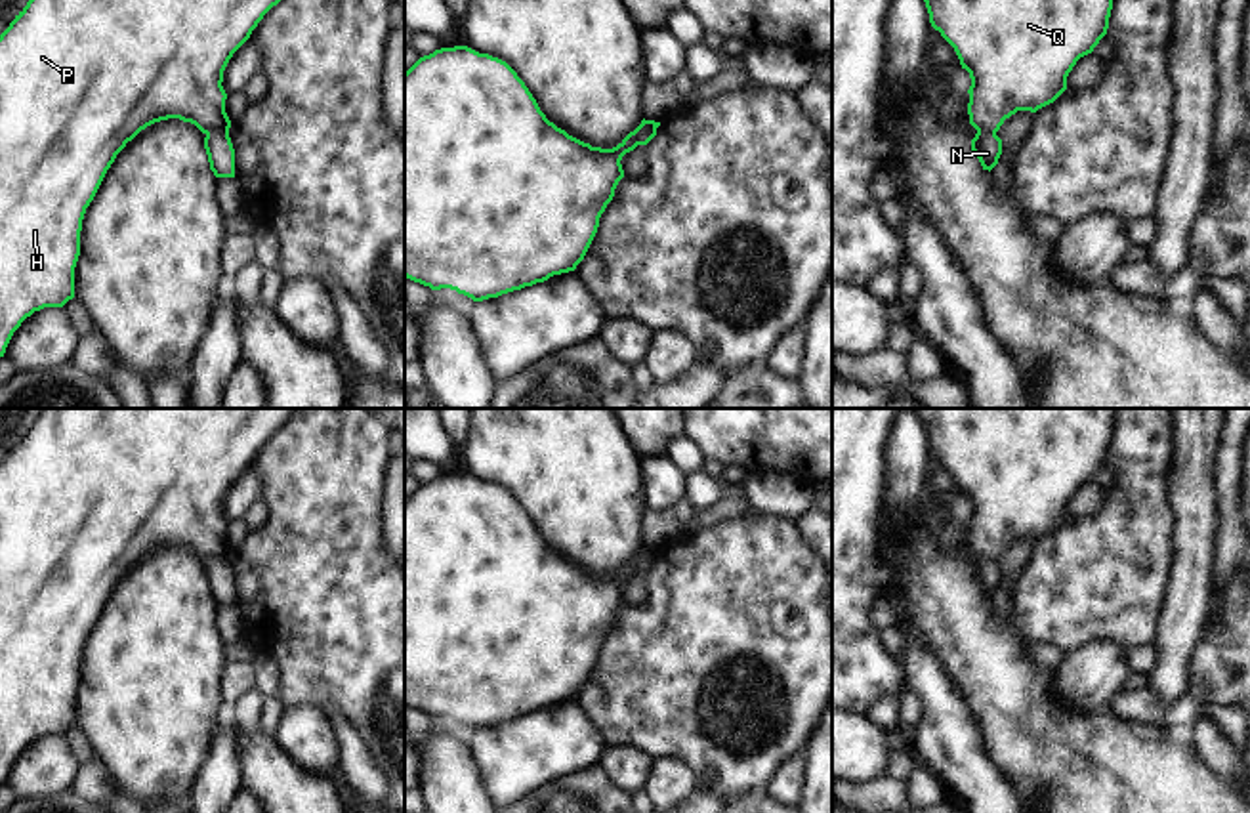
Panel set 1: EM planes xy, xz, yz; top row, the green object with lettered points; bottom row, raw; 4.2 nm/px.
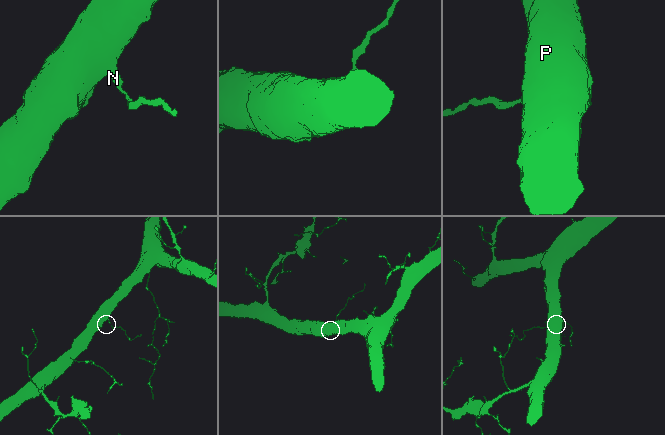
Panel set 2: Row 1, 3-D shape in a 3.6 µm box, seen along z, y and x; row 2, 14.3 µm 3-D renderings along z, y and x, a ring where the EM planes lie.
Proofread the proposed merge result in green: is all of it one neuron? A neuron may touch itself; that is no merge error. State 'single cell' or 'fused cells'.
fused cells

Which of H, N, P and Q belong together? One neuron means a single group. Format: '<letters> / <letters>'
H P Q / N

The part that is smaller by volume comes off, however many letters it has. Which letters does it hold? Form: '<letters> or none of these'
N

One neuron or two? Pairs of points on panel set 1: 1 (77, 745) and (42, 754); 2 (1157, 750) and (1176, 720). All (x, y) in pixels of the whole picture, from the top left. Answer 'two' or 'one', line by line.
1: two
2: two

